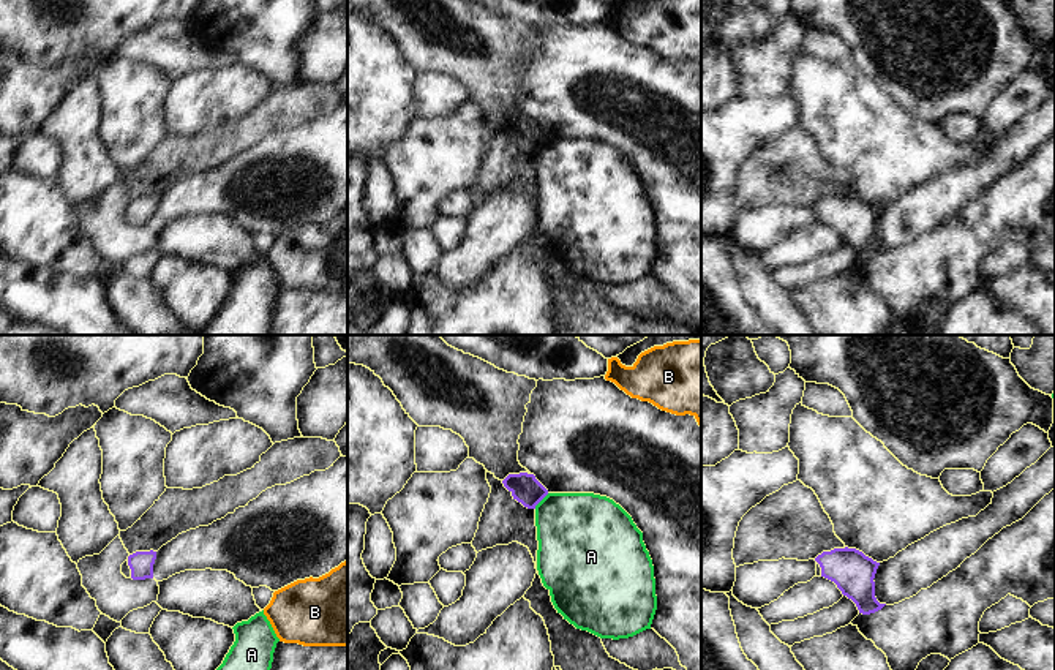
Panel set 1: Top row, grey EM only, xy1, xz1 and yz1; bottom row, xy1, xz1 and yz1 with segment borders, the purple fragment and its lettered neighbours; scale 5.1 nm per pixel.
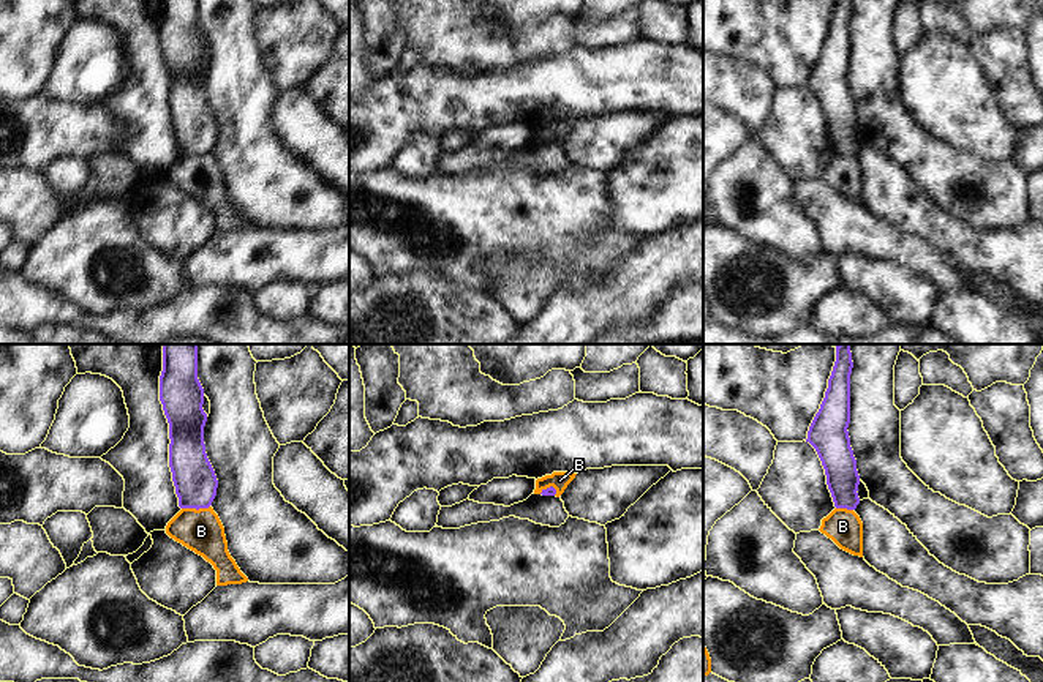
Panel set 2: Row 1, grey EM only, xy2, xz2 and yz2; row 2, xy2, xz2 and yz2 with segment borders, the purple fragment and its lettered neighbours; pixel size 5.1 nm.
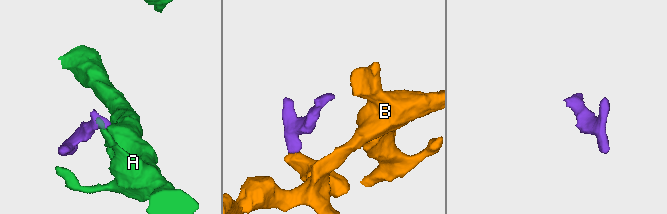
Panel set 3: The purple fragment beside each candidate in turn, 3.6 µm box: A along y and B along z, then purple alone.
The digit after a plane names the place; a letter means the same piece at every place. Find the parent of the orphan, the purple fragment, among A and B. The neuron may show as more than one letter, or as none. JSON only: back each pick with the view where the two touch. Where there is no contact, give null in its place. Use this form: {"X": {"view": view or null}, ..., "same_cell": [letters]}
{"same_cell": []}

